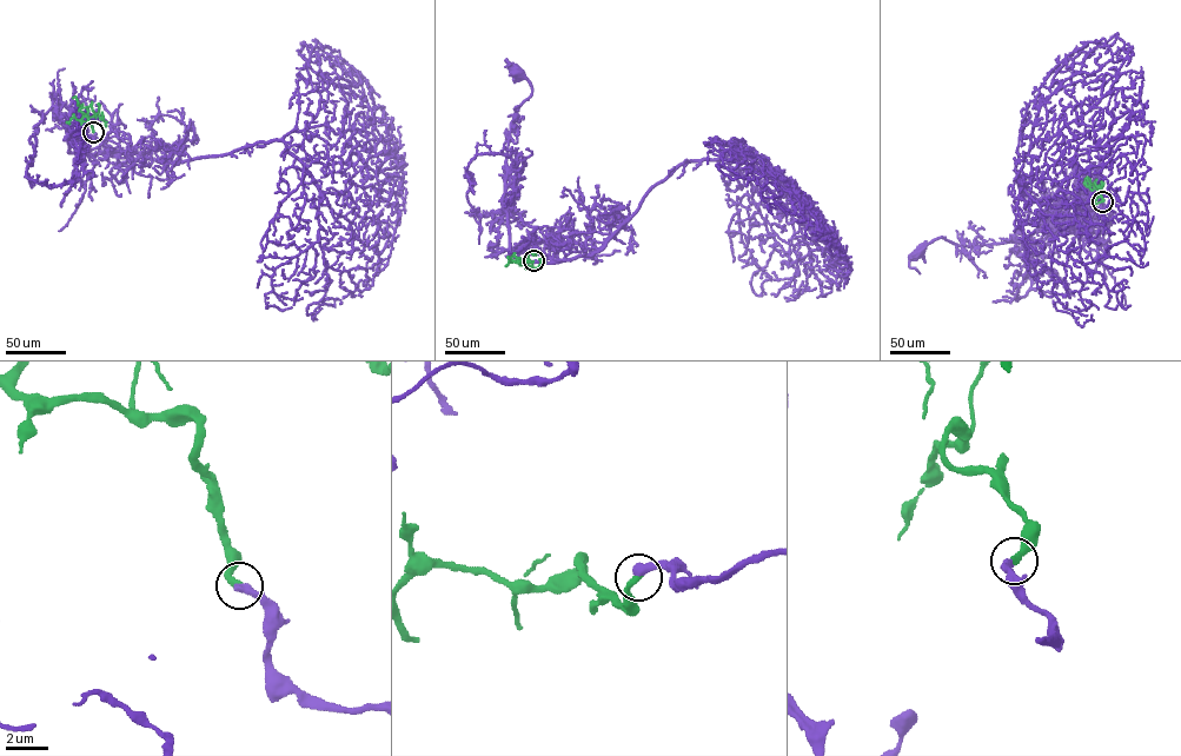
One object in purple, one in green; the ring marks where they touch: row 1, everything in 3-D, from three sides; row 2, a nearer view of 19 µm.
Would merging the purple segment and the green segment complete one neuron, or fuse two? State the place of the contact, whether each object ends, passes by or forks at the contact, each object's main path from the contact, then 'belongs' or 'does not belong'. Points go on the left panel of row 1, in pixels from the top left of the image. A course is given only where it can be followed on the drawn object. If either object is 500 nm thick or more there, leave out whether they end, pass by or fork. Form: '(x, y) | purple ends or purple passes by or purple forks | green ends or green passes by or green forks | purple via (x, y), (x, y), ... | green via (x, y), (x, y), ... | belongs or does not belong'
(93, 132) | purple ends | green ends | purple via (93, 132), (117, 153), (68, 151), (70, 139), (65, 138), (101, 115), (87, 120) | green via (93, 132), (87, 117), (79, 110), (92, 103), (97, 113), (98, 104) | belongs

